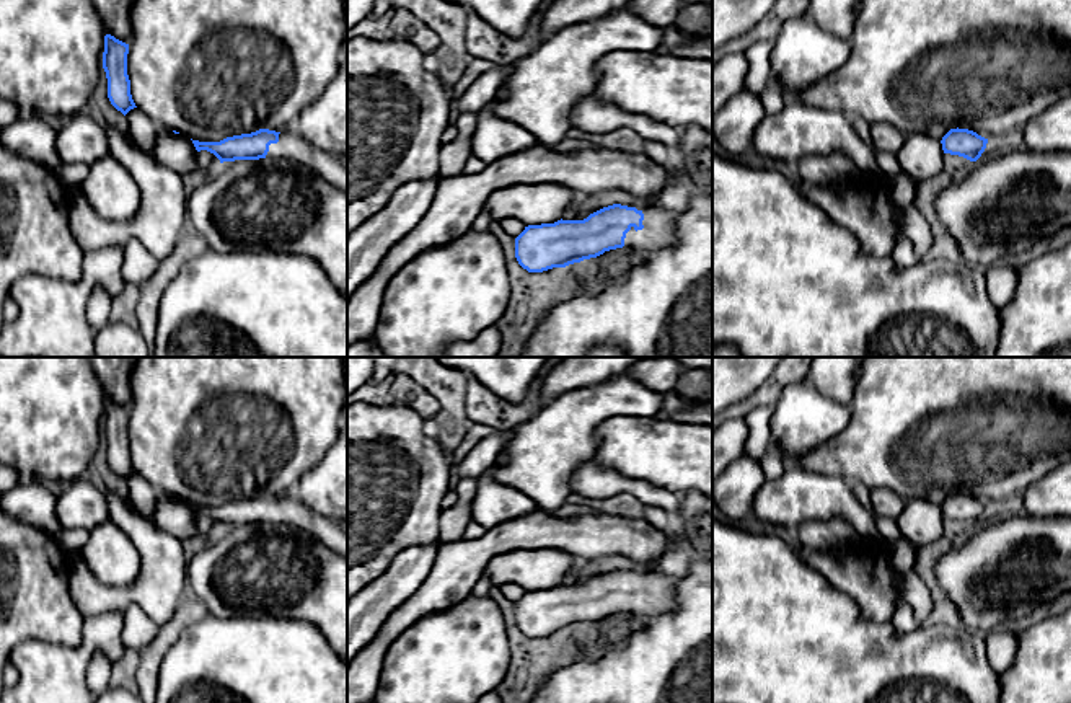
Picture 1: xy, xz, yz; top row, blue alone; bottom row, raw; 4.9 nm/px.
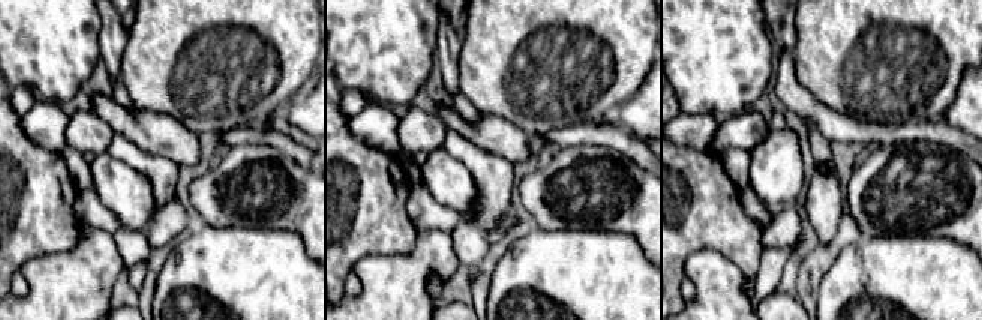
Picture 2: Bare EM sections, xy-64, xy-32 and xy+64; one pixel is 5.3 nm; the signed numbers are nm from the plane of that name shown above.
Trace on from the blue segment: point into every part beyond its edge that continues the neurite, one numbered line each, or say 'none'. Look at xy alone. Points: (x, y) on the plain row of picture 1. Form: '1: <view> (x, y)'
1: xy (292, 511)

